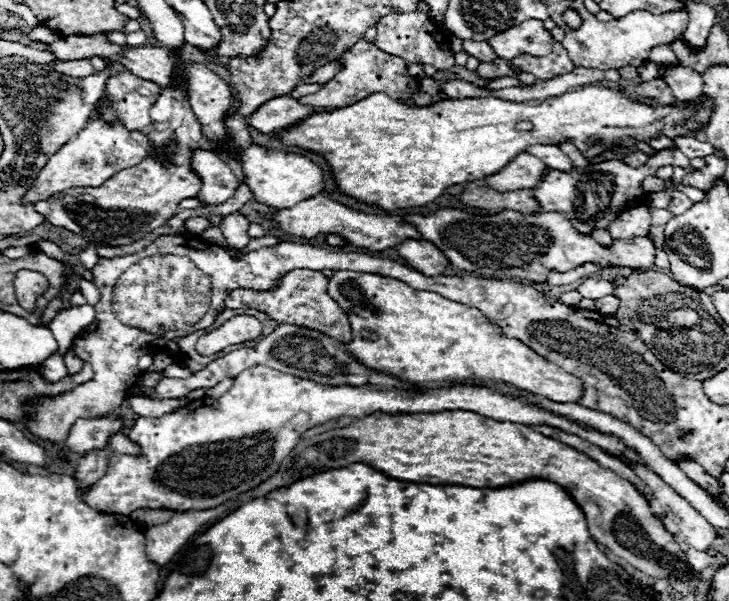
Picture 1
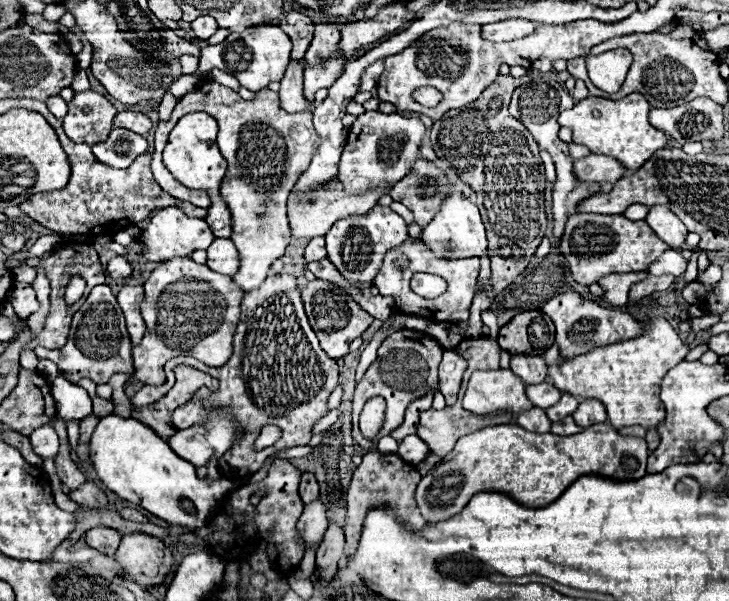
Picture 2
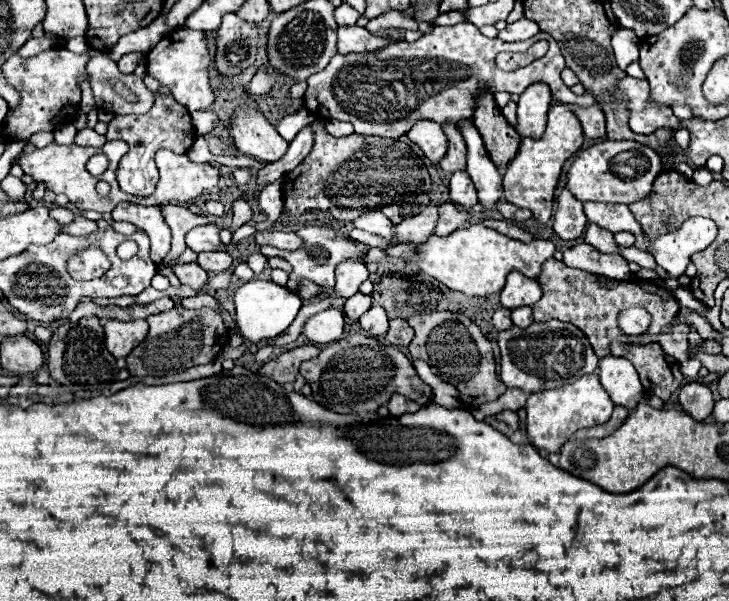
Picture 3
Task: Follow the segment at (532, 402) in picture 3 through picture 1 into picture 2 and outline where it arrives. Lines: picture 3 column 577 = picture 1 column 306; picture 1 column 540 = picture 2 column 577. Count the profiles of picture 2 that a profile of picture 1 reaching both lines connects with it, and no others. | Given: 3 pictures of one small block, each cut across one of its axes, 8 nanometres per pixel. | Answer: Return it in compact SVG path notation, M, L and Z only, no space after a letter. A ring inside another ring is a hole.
M584 400L578 410L572 414L572 418L576 420L576 424L588 428L594 424L602 424L606 422L606 408L600 400Z

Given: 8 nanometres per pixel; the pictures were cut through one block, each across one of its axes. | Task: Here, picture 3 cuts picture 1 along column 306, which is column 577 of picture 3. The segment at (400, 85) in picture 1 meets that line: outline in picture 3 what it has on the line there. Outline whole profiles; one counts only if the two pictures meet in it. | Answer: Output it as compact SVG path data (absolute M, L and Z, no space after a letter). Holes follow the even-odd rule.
M460 22L456 26L436 26L430 34L424 34L422 38L418 38L412 44L400 40L400 42L390 44L376 52L332 56L330 64L322 72L318 72L306 80L308 90L304 94L304 102L306 102L306 108L312 114L316 114L318 118L350 122L354 126L356 134L382 136L382 138L394 138L394 140L404 136L412 128L412 124L416 124L418 120L434 120L438 124L458 124L460 120L472 118L472 112L476 110L476 96L480 92L502 92L504 90L508 94L520 94L520 92L524 92L524 88L528 88L528 84L534 84L534 82L548 84L552 90L552 96L562 104L578 104L584 108L594 106L596 100L592 98L592 94L576 96L566 84L562 84L562 78L560 78L562 66L564 66L564 58L560 54L560 48L554 42L554 38L546 32L538 32L532 40L526 40L520 44L504 44L498 38L482 36L474 24ZM538 40L548 40L548 44L550 44L548 52L540 60L534 60L532 64L512 70L512 72L504 72L494 64L496 54L526 52Z

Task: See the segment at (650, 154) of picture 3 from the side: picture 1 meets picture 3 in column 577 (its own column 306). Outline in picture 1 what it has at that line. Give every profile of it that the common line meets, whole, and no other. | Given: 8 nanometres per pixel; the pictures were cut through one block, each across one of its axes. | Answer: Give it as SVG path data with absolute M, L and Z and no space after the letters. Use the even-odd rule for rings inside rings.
M250 146L242 154L242 160L244 160L246 184L252 188L254 198L270 208L290 208L300 200L306 200L322 192L322 186L324 186L322 168L300 154L262 148L262 146Z

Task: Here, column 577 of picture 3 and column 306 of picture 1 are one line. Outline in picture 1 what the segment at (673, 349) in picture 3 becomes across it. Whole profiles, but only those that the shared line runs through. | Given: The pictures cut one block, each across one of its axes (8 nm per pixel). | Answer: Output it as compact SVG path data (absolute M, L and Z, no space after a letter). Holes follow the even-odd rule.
M292 270L280 280L276 280L276 288L268 292L256 292L256 290L244 290L236 288L226 296L226 308L254 308L264 314L268 314L272 320L280 324L300 324L308 326L314 330L320 330L324 334L330 334L332 338L340 342L350 342L352 340L352 328L348 322L348 316L344 310L328 296L326 292L328 278L322 272L312 272L312 270Z

